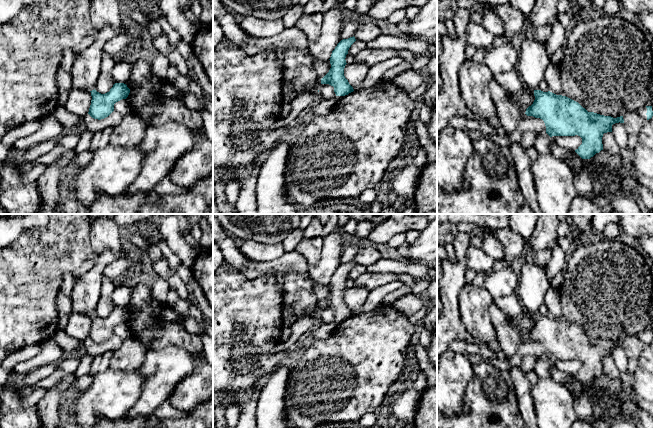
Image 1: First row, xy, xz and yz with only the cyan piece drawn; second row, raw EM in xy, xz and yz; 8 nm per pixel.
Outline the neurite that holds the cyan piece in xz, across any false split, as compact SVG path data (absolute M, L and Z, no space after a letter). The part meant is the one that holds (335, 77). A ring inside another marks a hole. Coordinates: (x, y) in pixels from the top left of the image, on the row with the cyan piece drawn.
M355 37L341 40L330 57L331 68L329 72L321 79L321 84L329 84L334 87L336 96L345 96L353 92L353 87L344 76L346 55L351 45L356 41Z

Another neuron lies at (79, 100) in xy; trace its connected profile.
M73 87L69 90L68 99L63 106L67 111L83 117L89 112L91 100L90 91Z

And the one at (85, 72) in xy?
M104 26L98 30L95 41L85 50L75 55L75 62L70 71L74 88L88 91L95 89L101 72L104 45L118 34L110 26Z

